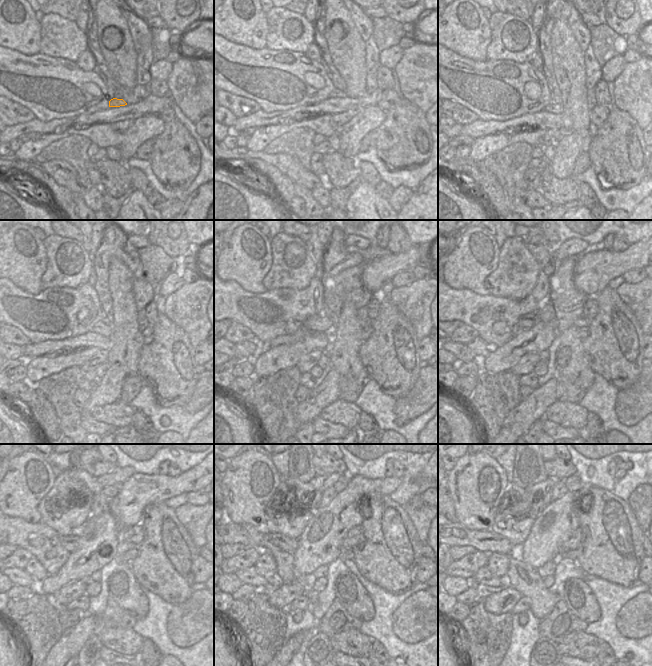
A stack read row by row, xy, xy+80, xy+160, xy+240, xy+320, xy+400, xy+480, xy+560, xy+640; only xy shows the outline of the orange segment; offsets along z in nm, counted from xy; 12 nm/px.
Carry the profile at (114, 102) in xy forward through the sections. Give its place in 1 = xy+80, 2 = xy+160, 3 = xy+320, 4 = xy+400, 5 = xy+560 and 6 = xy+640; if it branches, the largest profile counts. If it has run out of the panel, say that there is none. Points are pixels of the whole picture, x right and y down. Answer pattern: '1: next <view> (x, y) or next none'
1: next xy+80 (333, 104)
2: next xy+160 (555, 108)
3: next xy+320 (319, 323)
4: next xy+400 (527, 321)
5: next xy+560 (285, 543)
6: next xy+640 (458, 535)

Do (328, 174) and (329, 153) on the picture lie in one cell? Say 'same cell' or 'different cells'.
different cells

